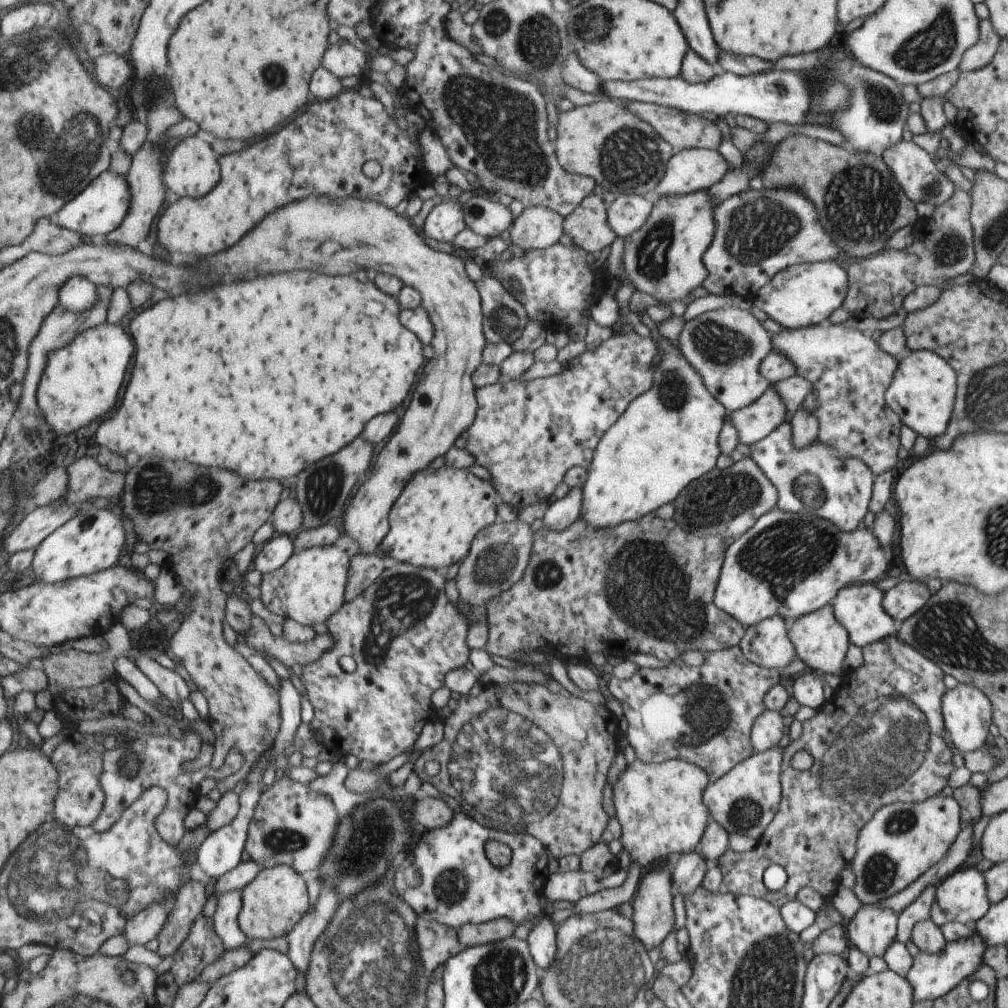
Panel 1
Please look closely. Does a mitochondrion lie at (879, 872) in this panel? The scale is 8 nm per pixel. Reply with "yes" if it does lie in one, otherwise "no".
yes

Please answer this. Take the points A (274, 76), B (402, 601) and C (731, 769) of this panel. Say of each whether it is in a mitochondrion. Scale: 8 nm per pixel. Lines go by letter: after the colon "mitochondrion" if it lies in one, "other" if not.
A: mitochondrion
B: mitochondrion
C: other

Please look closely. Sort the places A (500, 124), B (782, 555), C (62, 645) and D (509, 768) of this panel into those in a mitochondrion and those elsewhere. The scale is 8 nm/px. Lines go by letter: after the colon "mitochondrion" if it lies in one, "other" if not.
A: mitochondrion
B: mitochondrion
C: other
D: mitochondrion

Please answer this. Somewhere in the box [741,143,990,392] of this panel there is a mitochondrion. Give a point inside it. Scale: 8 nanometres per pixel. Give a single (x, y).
(861, 203)

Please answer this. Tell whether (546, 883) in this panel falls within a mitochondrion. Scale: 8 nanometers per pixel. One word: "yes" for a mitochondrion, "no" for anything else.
no

